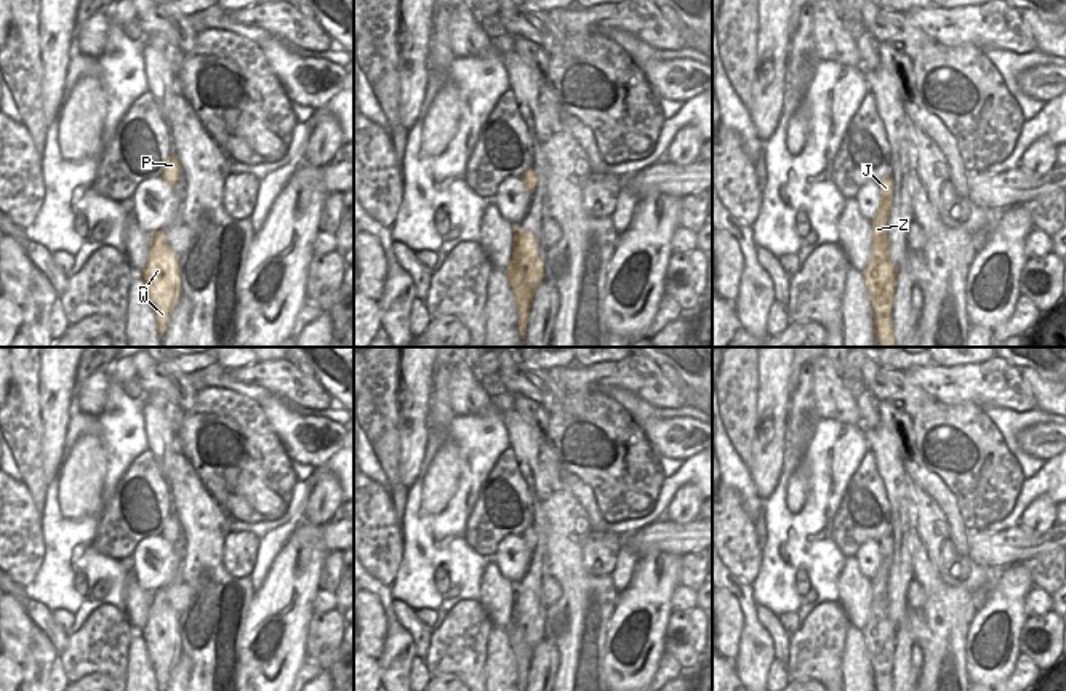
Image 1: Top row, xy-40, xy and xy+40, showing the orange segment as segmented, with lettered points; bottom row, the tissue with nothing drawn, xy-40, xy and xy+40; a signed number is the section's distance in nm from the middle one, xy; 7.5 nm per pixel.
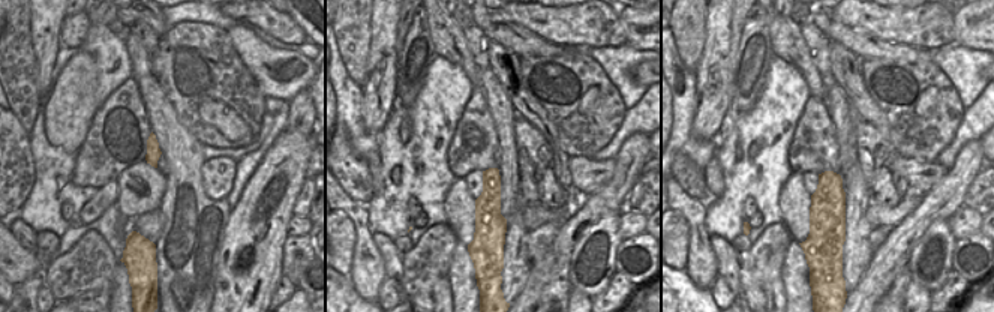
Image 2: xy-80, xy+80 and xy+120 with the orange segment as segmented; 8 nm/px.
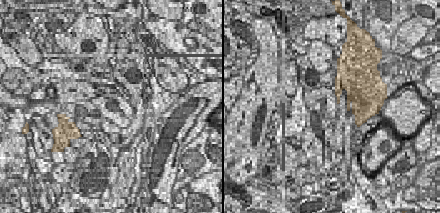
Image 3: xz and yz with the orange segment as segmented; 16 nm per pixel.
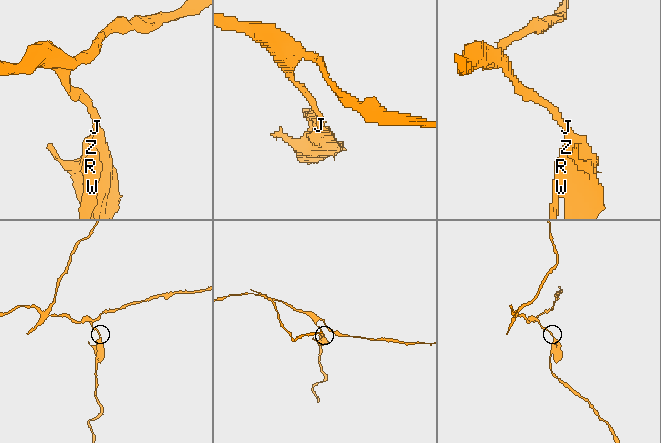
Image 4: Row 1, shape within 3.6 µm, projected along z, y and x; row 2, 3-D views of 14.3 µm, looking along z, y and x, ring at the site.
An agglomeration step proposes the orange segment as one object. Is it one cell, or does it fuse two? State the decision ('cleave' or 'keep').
cleave

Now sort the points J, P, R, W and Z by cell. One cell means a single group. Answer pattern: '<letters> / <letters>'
J P Z / R W

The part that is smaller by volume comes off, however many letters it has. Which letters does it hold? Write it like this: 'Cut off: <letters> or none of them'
Cut off: R, W

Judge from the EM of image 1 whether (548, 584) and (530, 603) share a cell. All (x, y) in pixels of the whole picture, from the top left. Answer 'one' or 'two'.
two

